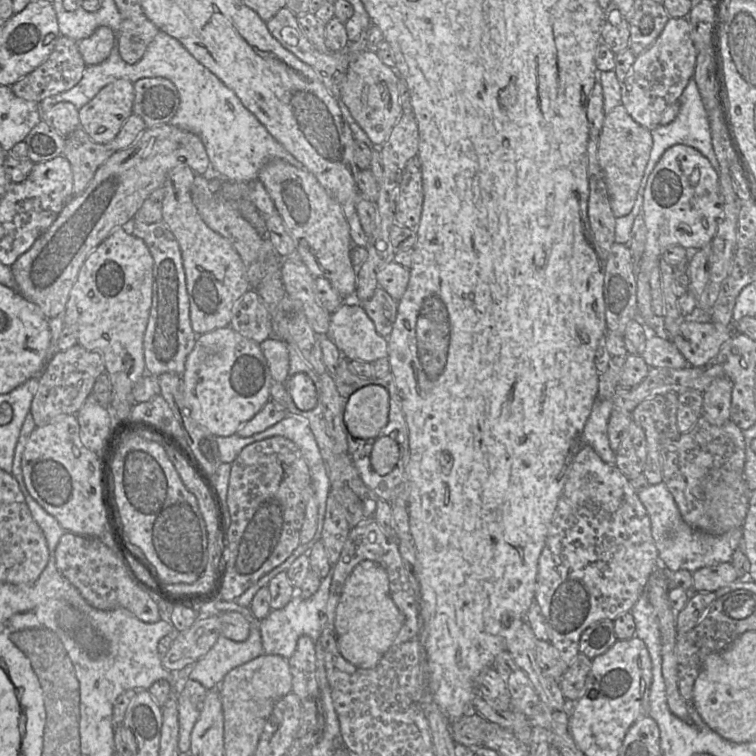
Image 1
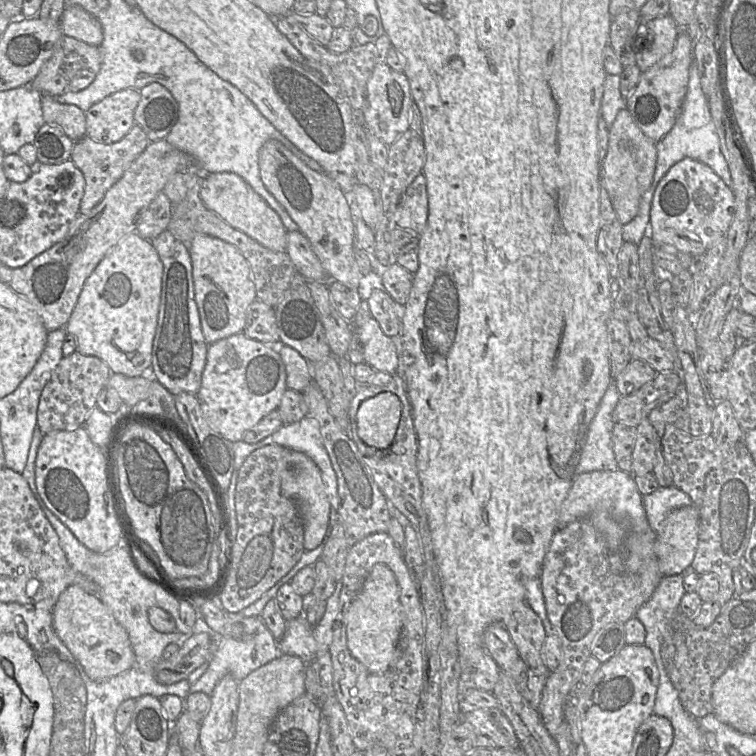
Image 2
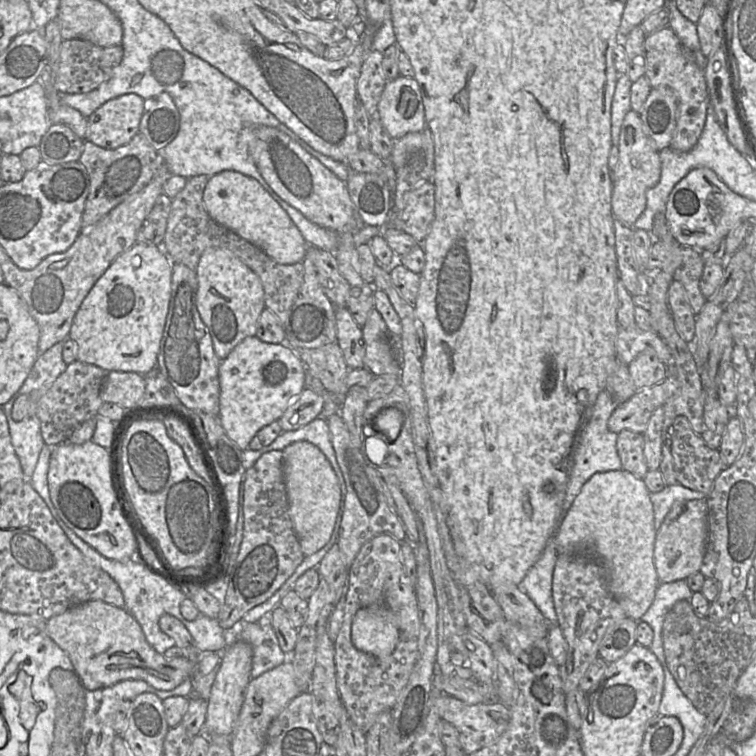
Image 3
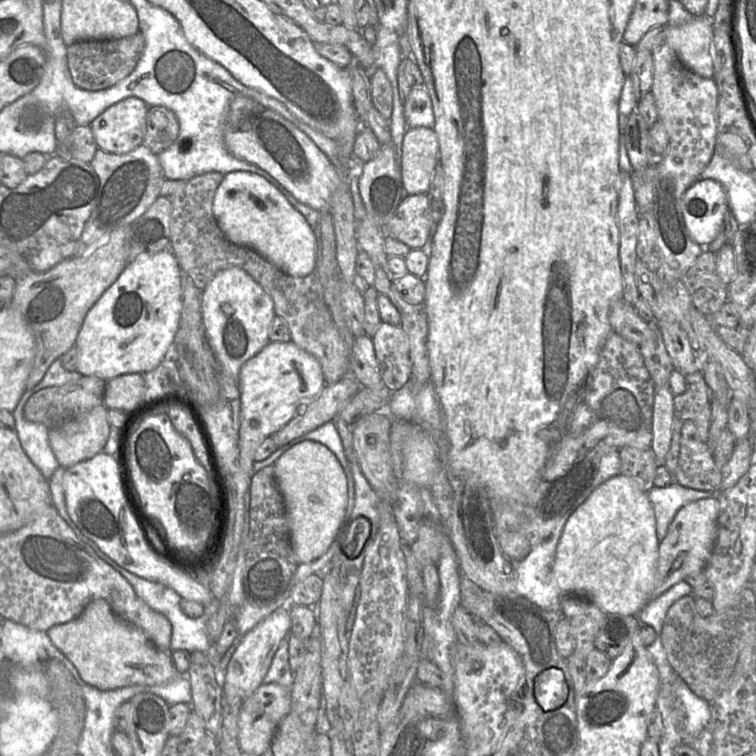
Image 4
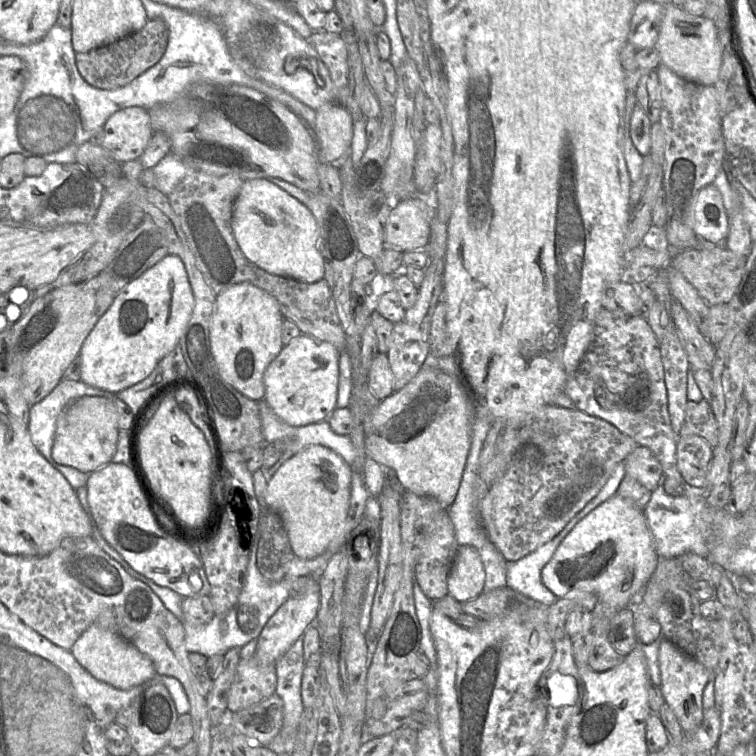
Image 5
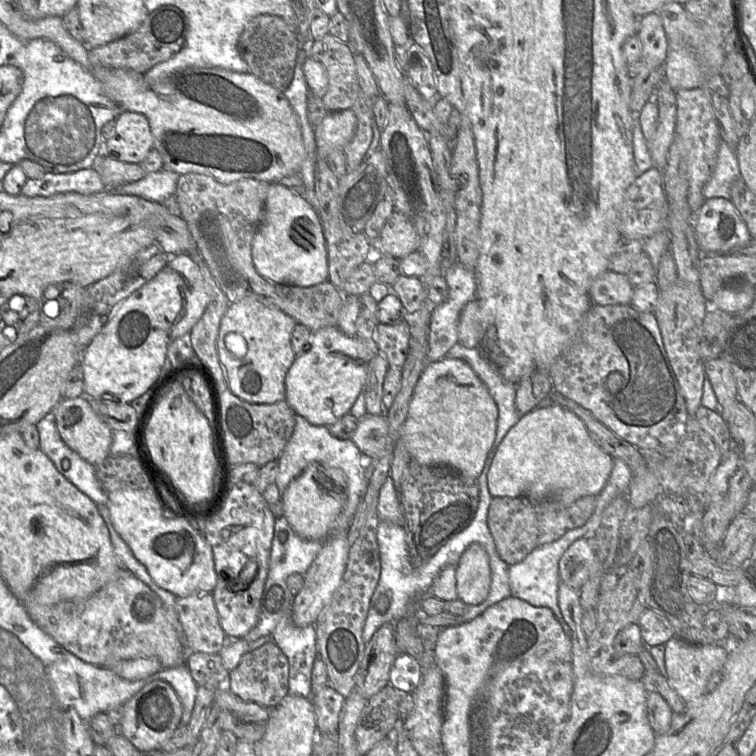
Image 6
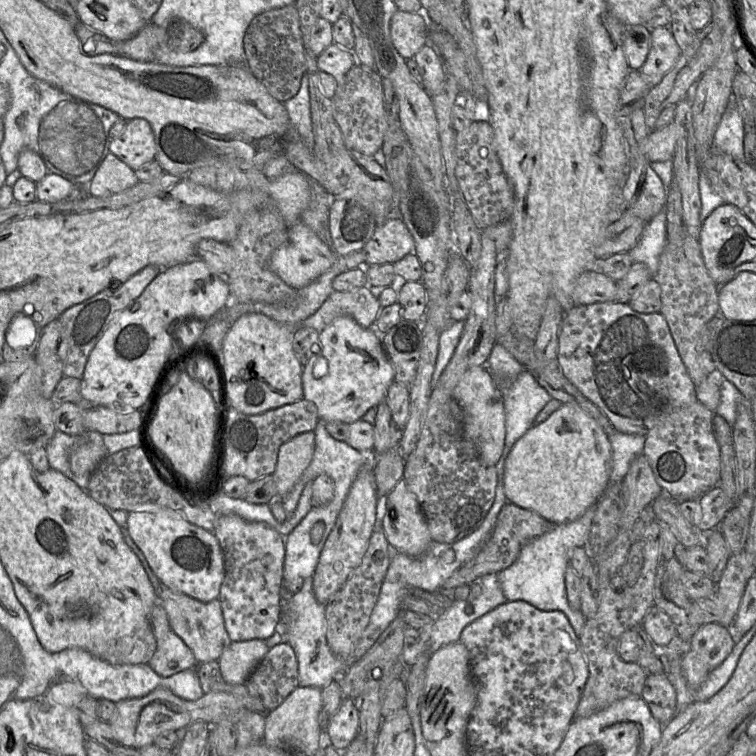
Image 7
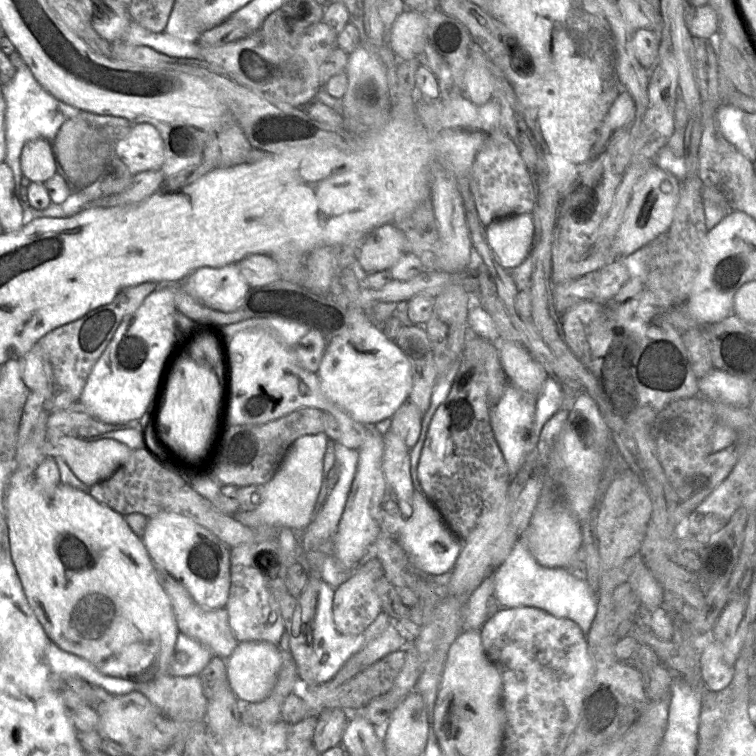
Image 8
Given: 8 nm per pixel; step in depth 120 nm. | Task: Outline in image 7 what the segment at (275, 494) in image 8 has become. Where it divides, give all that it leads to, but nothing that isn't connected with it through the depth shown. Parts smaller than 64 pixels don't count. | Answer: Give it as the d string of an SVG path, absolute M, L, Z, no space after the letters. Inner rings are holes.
M304 432L284 443L278 452L276 471L276 497L282 499L300 479L312 461L315 435Z

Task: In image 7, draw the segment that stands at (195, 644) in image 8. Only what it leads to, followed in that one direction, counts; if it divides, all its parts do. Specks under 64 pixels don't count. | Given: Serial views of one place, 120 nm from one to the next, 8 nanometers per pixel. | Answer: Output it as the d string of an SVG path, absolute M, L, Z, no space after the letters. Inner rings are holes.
M169 632L149 661L150 668L163 677L195 670L198 664L191 649L174 632Z

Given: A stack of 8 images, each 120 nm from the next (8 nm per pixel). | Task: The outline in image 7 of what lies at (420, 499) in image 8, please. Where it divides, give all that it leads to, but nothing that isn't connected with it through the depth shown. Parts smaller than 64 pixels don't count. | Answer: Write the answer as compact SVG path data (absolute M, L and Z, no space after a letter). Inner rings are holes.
M403 479L387 495L383 530L389 546L411 557L424 554L432 543L417 497Z

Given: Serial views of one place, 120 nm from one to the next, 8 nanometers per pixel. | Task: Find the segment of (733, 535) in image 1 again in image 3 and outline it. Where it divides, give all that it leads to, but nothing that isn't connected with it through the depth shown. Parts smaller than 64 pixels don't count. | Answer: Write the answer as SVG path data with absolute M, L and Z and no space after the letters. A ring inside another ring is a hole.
M675 484L666 485L660 492L650 493L649 498L654 510L654 526L656 531L658 531L674 504L696 499L706 499L706 495L686 488L681 484Z

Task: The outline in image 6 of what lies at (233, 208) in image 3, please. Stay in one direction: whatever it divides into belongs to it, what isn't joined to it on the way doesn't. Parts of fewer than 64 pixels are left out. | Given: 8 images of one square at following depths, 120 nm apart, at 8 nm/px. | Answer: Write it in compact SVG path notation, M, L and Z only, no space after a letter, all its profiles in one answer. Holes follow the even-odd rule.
M279 182L270 183L251 255L256 271L271 282L310 287L328 280L328 251L319 213Z

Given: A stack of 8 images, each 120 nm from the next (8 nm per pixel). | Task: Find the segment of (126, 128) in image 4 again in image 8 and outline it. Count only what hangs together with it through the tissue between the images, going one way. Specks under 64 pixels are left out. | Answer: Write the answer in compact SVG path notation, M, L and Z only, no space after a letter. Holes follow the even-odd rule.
M151 123L132 124L129 134L116 141L116 153L133 175L159 170L164 162L163 139Z

